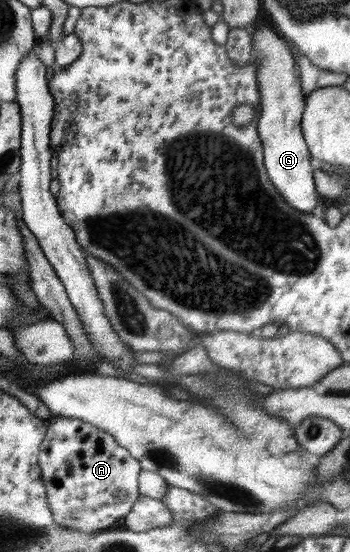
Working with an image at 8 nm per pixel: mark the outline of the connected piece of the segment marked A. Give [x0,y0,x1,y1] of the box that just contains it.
[38,416,142,533]

